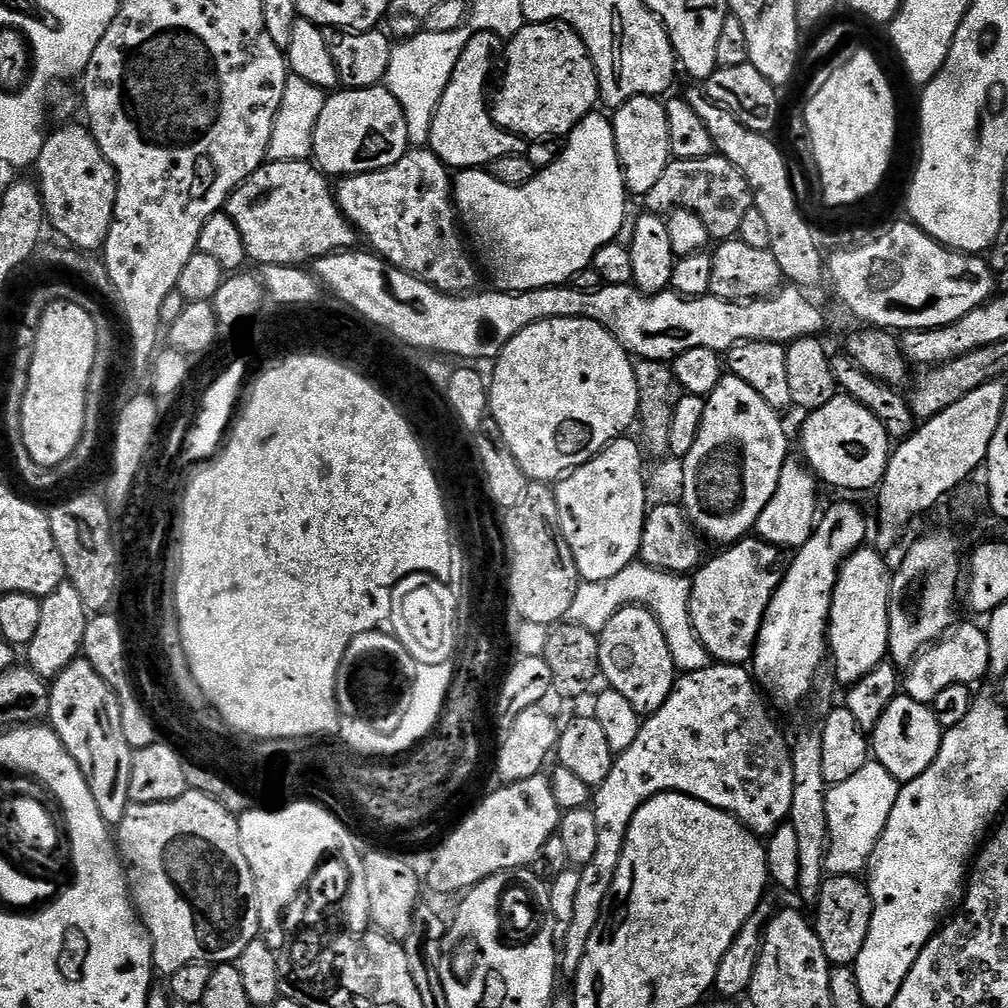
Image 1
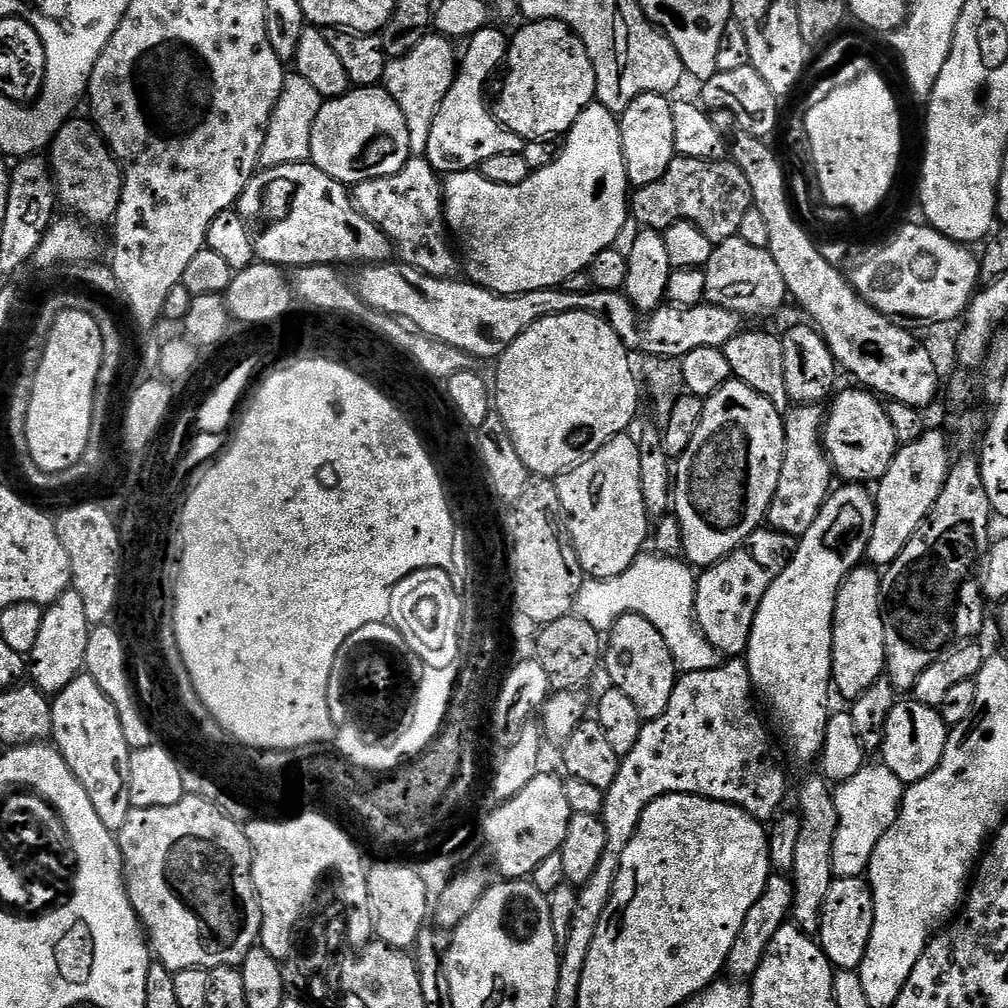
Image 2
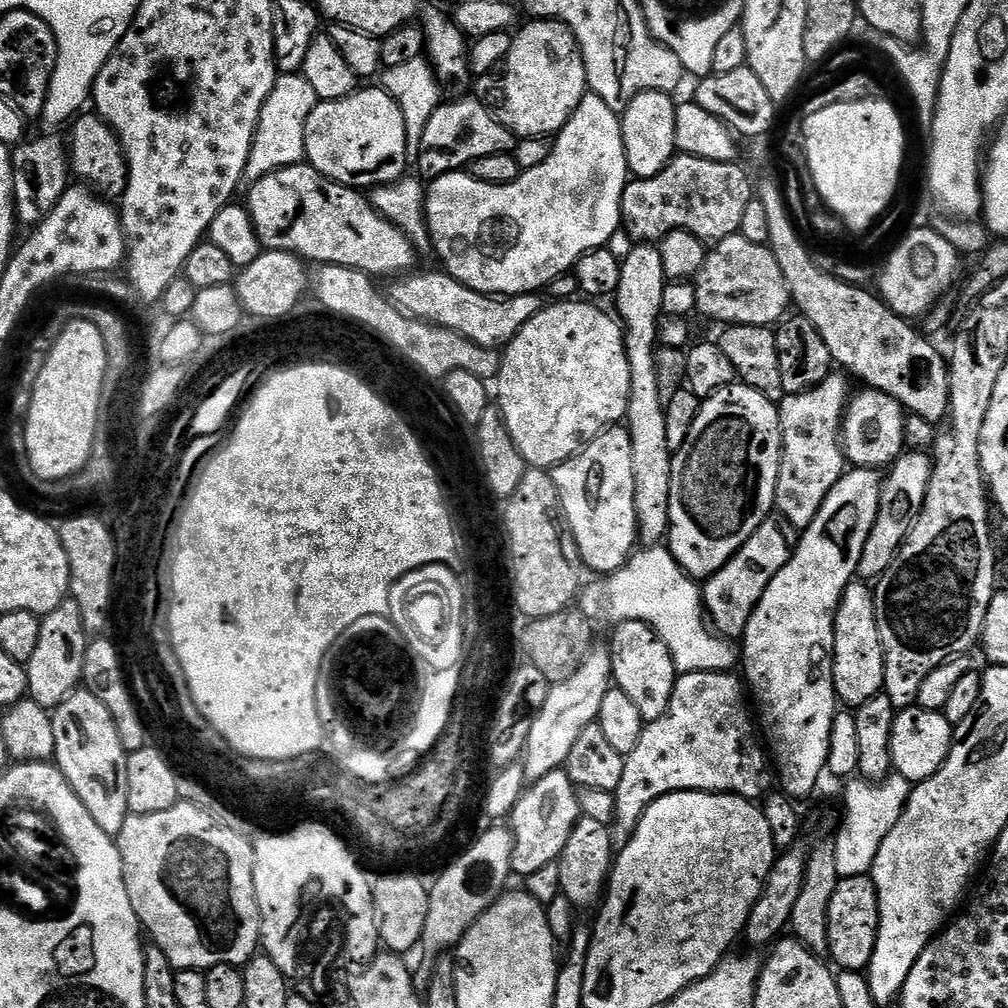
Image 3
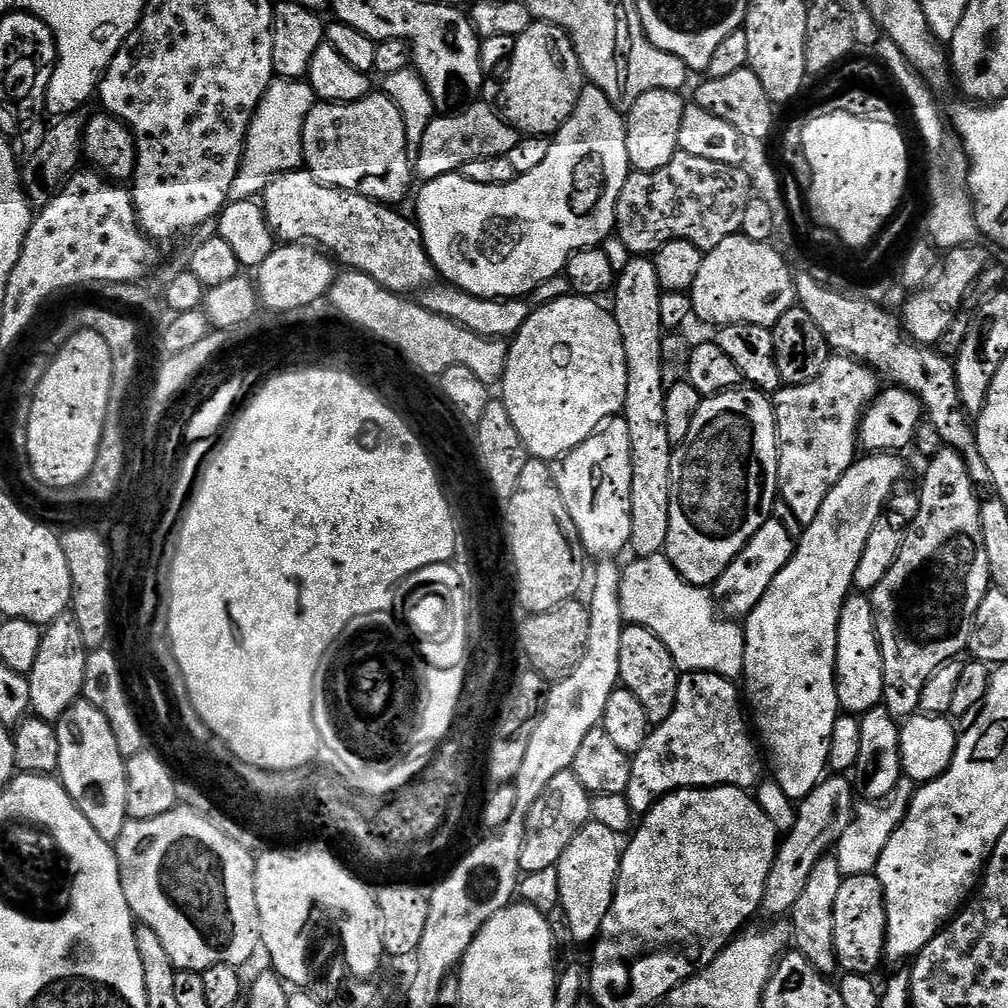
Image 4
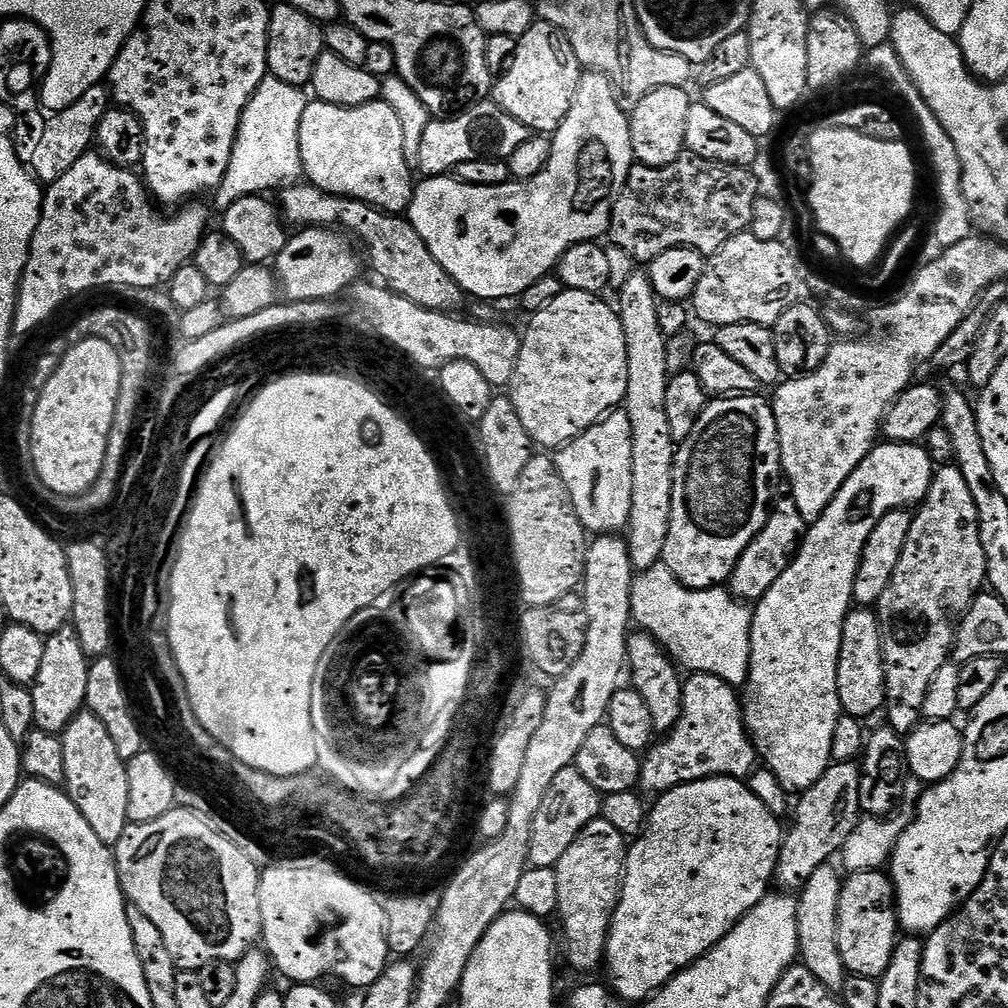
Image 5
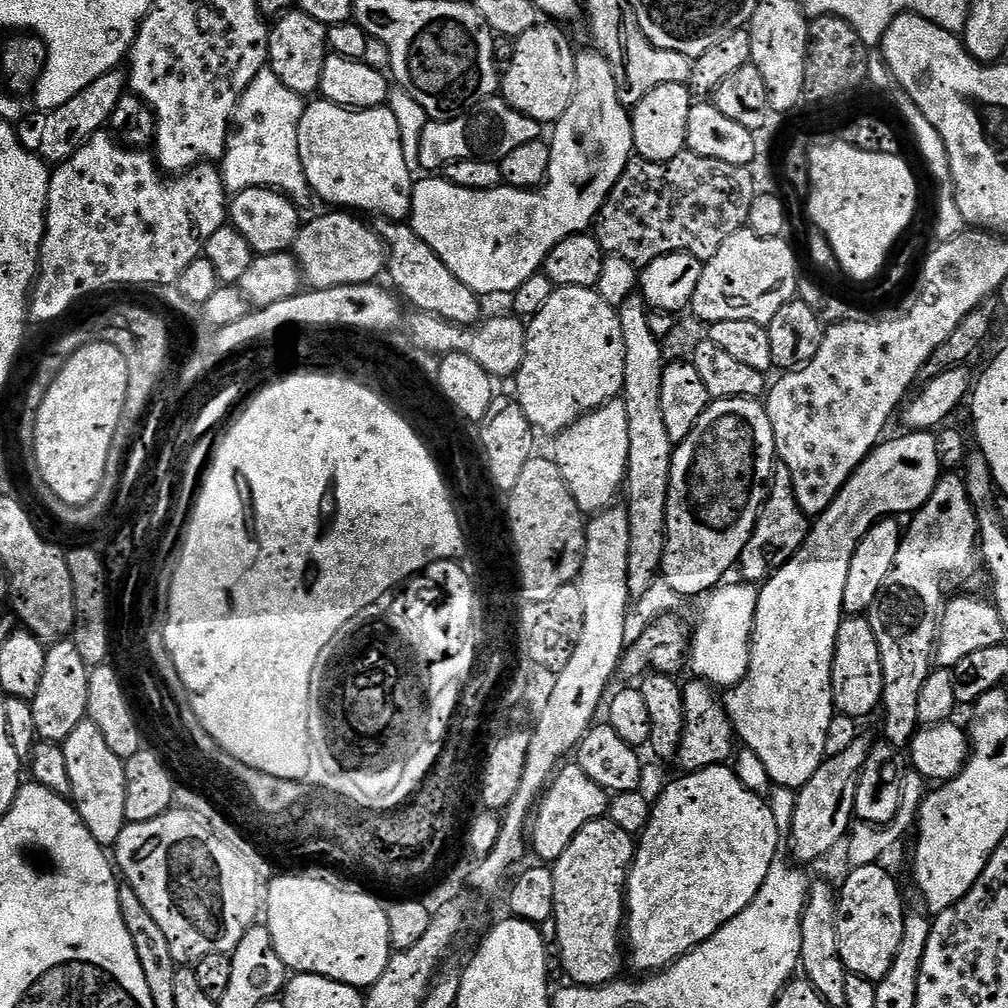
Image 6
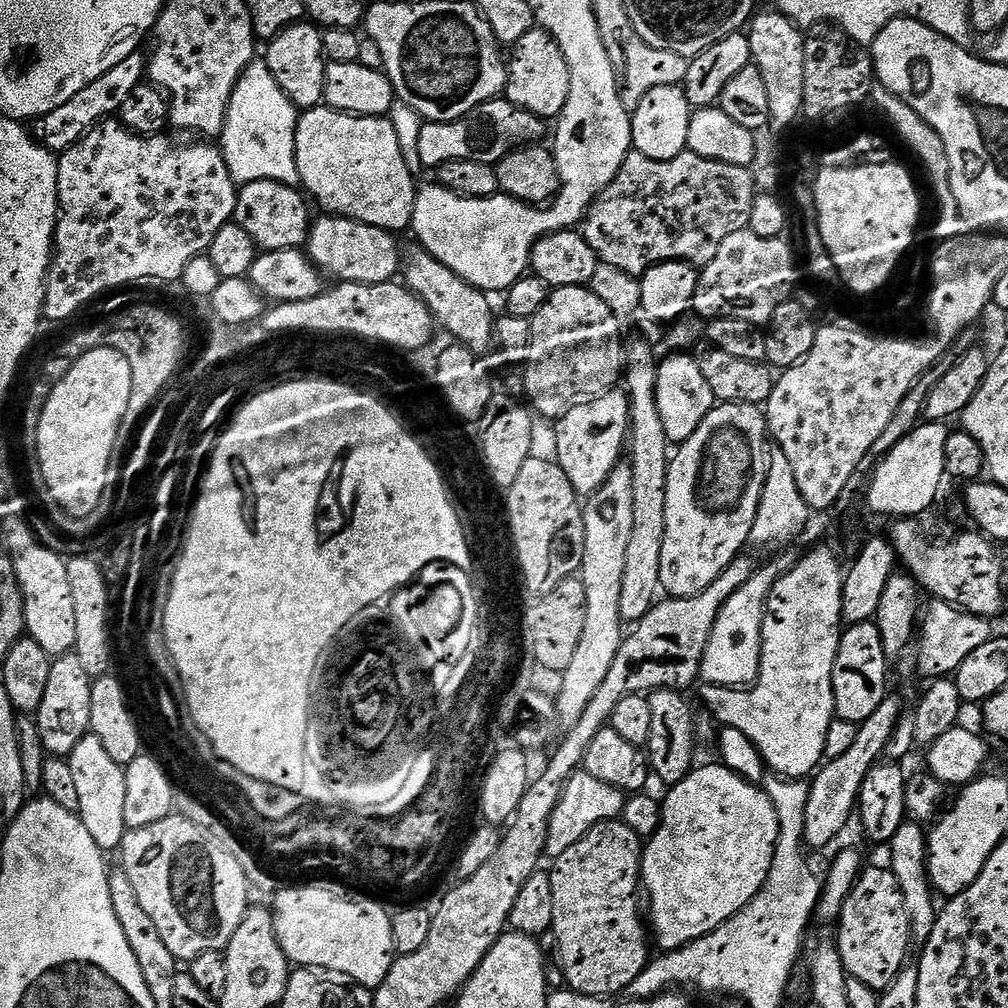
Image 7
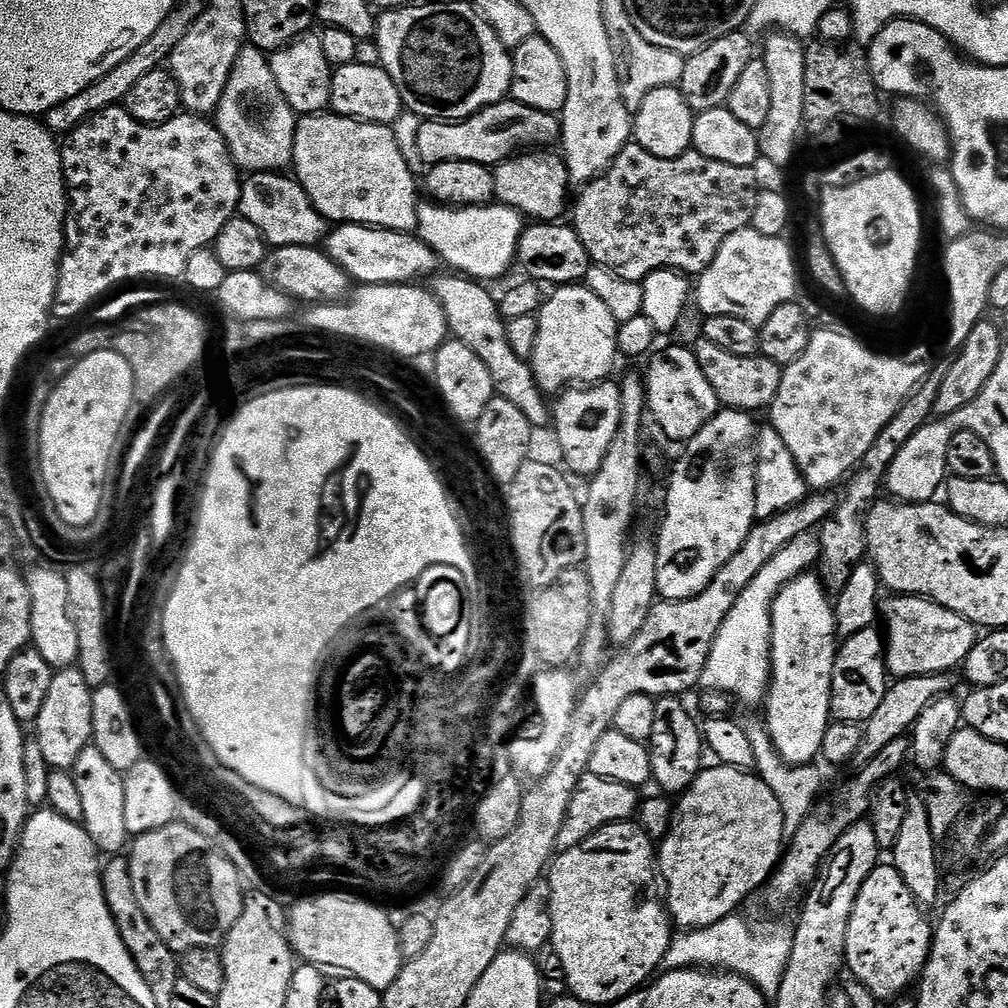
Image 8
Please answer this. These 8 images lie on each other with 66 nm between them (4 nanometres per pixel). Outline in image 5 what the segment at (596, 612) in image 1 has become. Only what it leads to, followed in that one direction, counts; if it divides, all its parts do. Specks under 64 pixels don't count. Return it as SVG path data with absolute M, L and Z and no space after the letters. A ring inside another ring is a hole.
M663 562L655 564L648 572L639 573L632 582L632 620L635 621L643 631L649 632L651 636L656 637L661 645L666 649L669 656L677 665L683 666L689 673L705 672L706 674L714 674L718 678L722 678L726 683L733 686L744 686L748 681L748 667L750 666L750 646L752 645L752 614L753 609L747 603L741 602L728 591L727 587L717 586L715 588L685 588L683 584L678 582L678 578L674 578L672 571L664 565Z

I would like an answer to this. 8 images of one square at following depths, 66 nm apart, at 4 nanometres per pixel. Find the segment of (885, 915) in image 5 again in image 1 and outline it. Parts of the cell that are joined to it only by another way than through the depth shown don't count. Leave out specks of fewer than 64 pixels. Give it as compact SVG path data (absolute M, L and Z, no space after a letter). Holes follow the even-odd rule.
M828 876L814 905L814 911L814 927L822 942L822 950L826 950L828 963L833 966L855 965L858 954L862 954L862 946L866 943L872 917L872 894L868 891L867 883L854 876Z

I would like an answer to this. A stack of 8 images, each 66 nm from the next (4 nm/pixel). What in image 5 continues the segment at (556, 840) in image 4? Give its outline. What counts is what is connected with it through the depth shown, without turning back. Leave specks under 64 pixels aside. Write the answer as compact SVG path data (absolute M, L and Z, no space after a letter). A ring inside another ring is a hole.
M575 766L561 770L558 778L550 785L546 793L546 799L542 807L538 809L538 815L534 818L534 826L530 830L530 850L528 862L533 868L555 868L556 864L570 850L570 846L582 834L590 822L594 822L602 812L602 794L578 774Z

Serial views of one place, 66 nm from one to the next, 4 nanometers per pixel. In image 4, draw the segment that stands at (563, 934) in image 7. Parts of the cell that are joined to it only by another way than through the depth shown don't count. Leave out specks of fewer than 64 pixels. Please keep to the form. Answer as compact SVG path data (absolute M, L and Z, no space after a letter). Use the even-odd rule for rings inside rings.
M590 822L578 834L574 842L566 846L566 854L556 864L558 870L558 894L564 924L568 932L580 944L591 945L600 934L600 927L612 905L616 893L616 879L620 873L622 840L607 826Z

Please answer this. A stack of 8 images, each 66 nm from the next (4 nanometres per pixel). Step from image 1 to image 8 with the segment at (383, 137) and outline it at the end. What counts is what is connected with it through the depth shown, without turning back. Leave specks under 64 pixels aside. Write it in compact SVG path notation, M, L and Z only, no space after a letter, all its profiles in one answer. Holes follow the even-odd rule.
M317 114L300 116L296 122L294 154L292 164L295 179L306 190L310 202L329 222L341 224L365 224L373 228L388 228L390 231L415 233L416 180L417 177L406 166L402 150L394 138L391 127L387 124L368 124L365 120L351 120L335 114Z

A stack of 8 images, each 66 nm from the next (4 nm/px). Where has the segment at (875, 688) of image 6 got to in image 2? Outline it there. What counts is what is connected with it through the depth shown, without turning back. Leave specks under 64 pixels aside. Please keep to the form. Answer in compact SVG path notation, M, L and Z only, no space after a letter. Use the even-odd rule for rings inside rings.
M871 566L855 568L842 582L836 595L834 606L834 622L832 623L832 681L835 695L845 696L848 702L859 698L876 680L881 679L886 672L886 634L882 626L880 613L880 581L881 573Z

